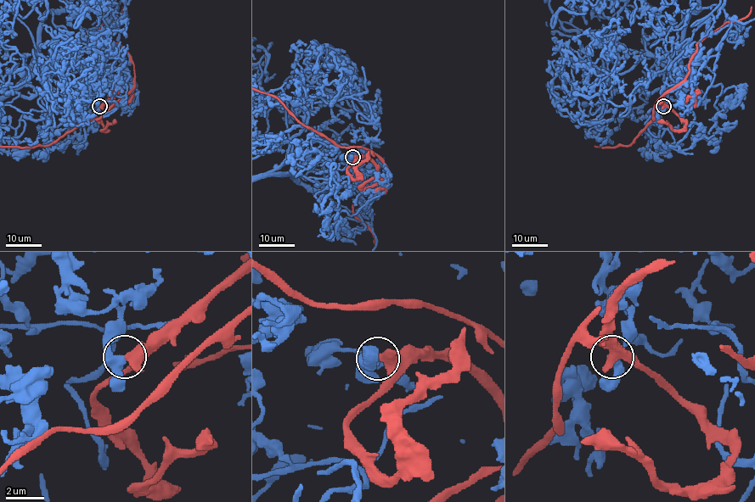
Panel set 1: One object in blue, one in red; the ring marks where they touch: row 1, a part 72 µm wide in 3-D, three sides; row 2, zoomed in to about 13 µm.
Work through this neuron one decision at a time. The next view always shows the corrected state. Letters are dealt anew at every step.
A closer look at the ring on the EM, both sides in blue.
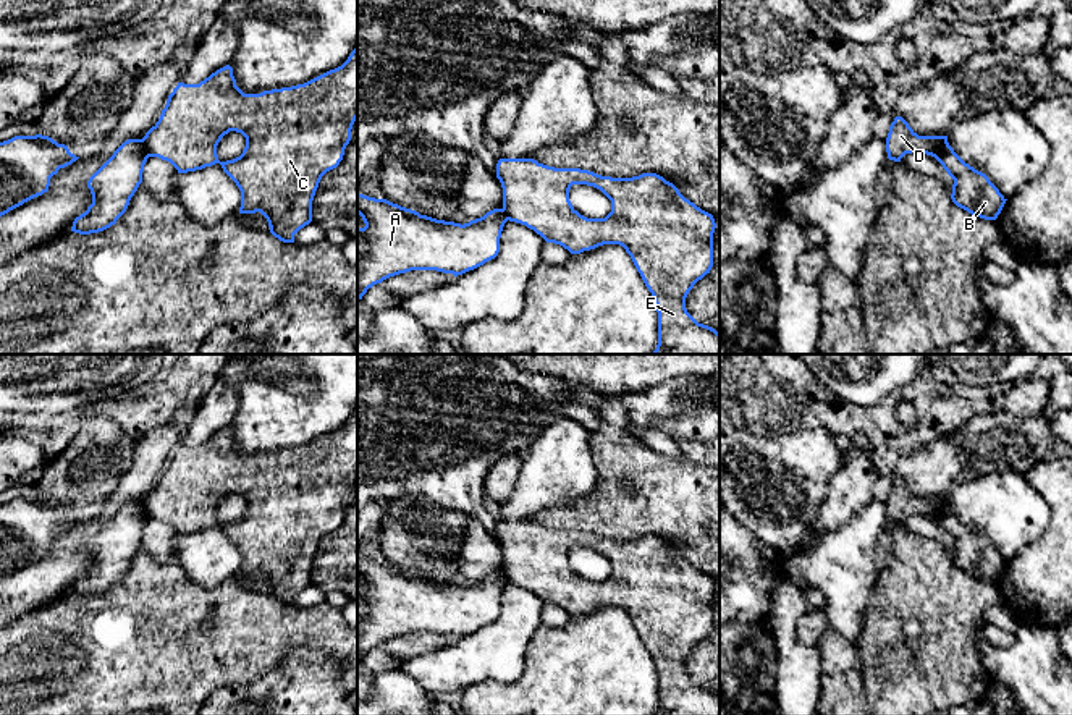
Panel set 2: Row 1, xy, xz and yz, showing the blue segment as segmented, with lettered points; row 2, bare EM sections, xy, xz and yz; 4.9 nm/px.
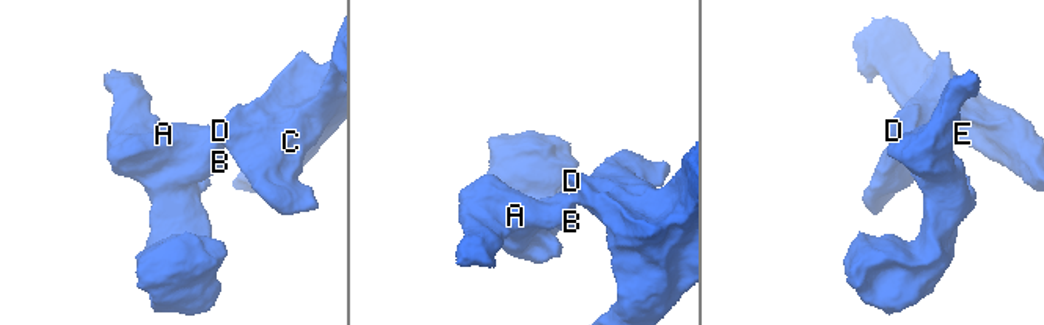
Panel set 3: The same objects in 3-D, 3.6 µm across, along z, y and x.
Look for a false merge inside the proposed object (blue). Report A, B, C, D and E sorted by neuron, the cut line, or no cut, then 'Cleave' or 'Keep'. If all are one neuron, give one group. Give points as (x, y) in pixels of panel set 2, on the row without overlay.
Groups: A B / C D E. Split along xy (141, 502), (151, 518). Cleave

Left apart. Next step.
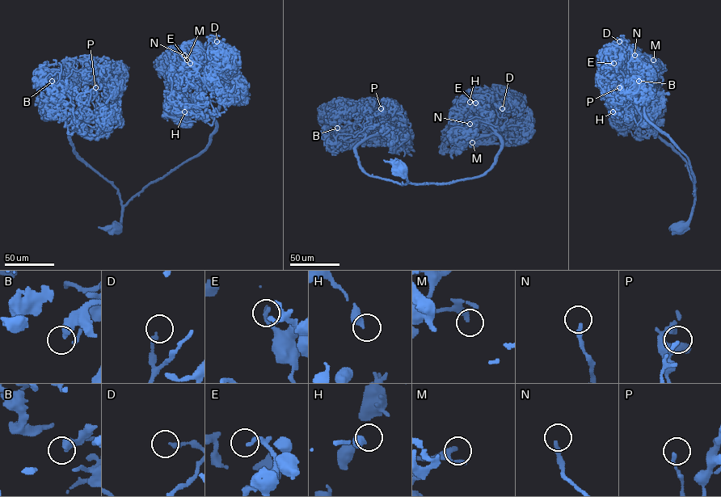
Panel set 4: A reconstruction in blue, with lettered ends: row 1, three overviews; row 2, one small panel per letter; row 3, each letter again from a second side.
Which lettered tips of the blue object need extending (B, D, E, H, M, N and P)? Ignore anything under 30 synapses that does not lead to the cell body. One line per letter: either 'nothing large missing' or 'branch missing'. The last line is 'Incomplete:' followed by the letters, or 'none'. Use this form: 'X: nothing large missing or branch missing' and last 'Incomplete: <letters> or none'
B: nothing large missing
D: branch missing
E: nothing large missing
H: nothing large missing
M: branch missing
N: branch missing
P: nothing large missing
Incomplete: D, M, N

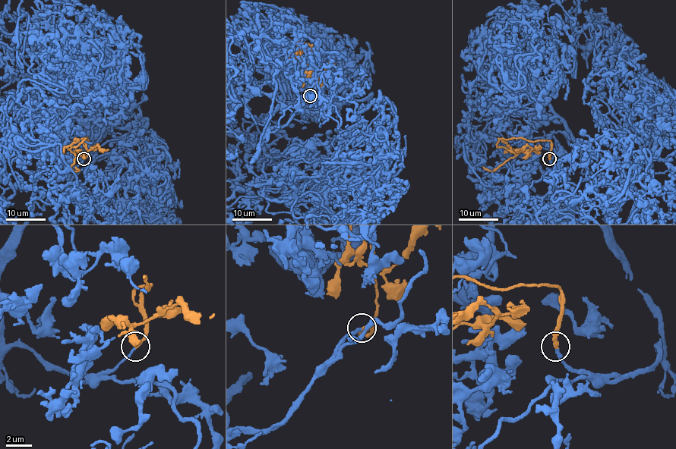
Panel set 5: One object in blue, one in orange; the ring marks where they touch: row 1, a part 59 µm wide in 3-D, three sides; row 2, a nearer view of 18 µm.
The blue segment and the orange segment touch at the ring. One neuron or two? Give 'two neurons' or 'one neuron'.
one neuron

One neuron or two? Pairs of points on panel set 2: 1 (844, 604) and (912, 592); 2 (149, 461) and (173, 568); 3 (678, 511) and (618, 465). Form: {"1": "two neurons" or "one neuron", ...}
{"1": "two neurons", "2": "two neurons", "3": "one neuron"}

